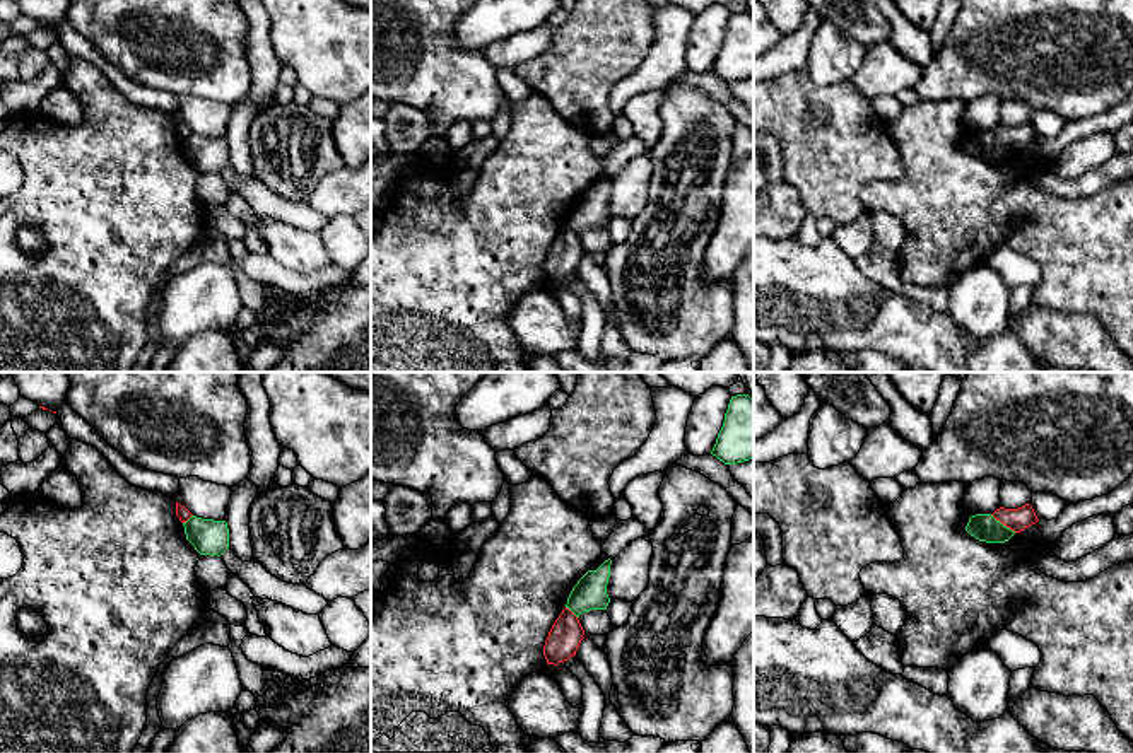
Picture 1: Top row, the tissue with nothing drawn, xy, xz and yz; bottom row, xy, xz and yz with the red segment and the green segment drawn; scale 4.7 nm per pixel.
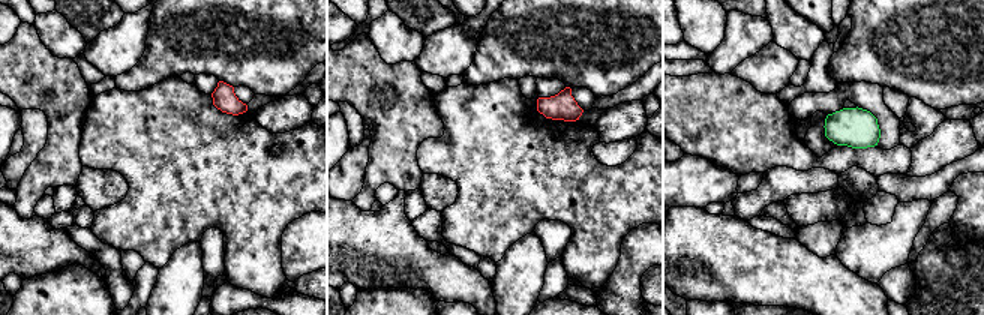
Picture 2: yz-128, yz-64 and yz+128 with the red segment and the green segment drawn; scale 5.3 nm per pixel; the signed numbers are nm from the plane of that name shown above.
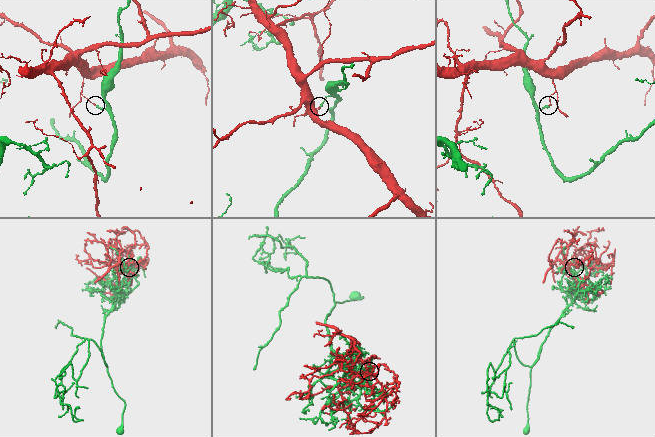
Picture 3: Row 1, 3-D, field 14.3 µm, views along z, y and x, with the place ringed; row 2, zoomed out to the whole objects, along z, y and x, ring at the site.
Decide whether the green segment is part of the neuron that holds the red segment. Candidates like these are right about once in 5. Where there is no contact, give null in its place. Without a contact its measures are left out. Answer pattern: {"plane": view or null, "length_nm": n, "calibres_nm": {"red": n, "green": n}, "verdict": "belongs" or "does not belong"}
{"plane": "yz", "length_nm": 150, "calibres_nm": {"red": 110, "green": 130}, "verdict": "does not belong"}

